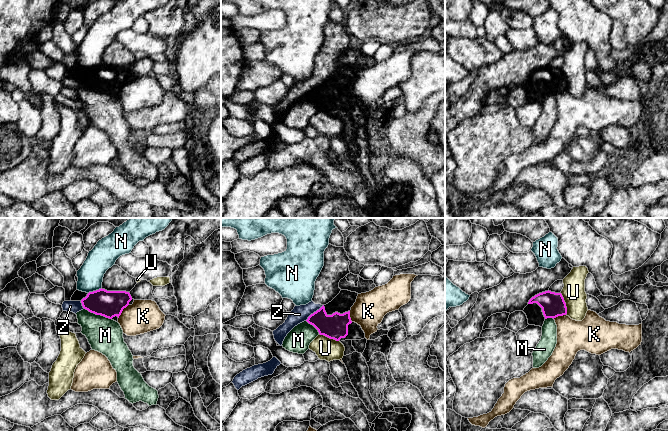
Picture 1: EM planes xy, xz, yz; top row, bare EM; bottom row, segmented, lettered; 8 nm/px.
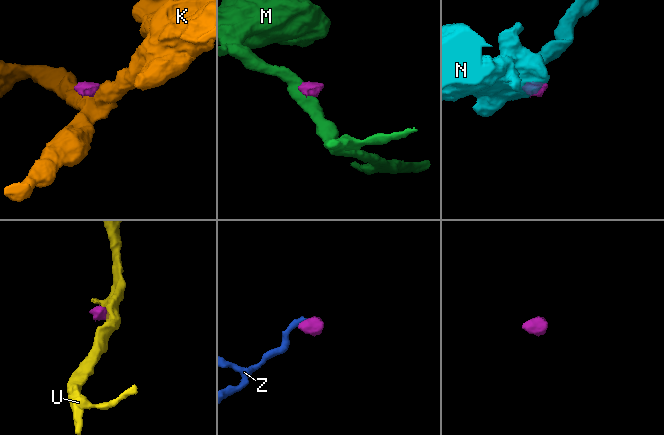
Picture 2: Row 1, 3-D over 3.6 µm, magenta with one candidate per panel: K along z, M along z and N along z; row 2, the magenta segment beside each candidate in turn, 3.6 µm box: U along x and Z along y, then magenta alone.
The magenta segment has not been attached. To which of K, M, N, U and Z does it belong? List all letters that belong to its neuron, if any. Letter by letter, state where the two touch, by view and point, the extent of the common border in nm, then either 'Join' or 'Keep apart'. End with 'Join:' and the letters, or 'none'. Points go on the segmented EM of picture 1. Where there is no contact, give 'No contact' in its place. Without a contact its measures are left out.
K: Touches magenta at xy (122, 310). Shared border 150 nm. Keep apart
M: Touches magenta at xy (98, 314). Shared border 240 nm. Keep apart
N: Touches magenta at xy (94, 291). Shared border 120 nm. Keep apart
U: Touches magenta at yz (565, 304). Shared border 180 nm. Keep apart
Z: Touches magenta at xz (314, 312). Shared border 200 nm. Keep apart
Join: none

